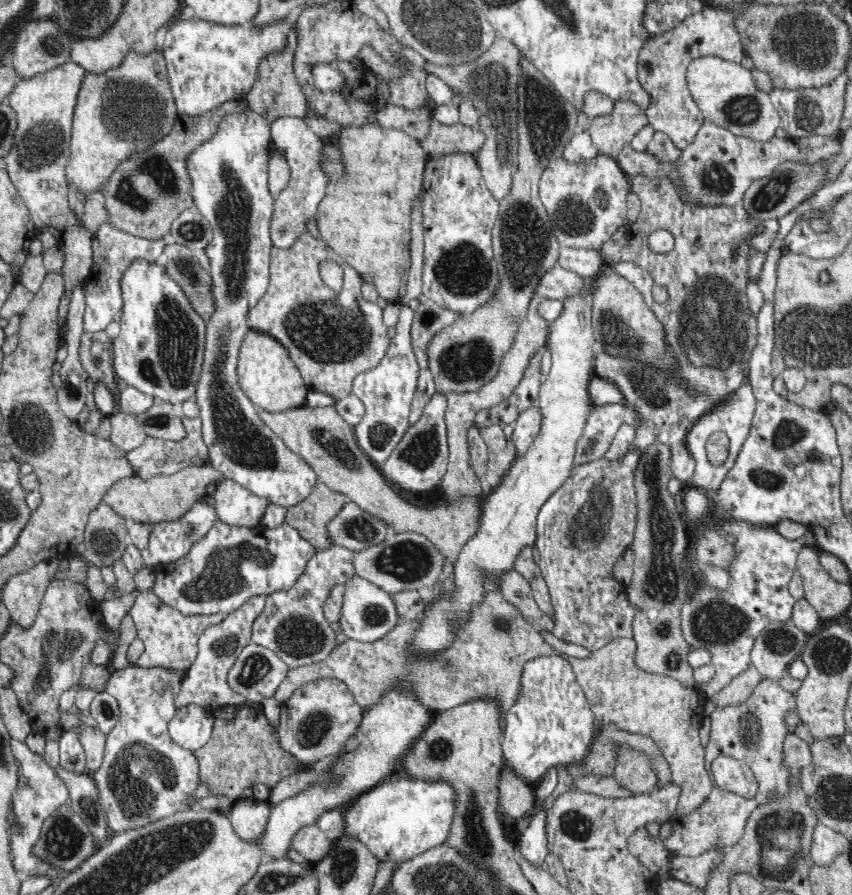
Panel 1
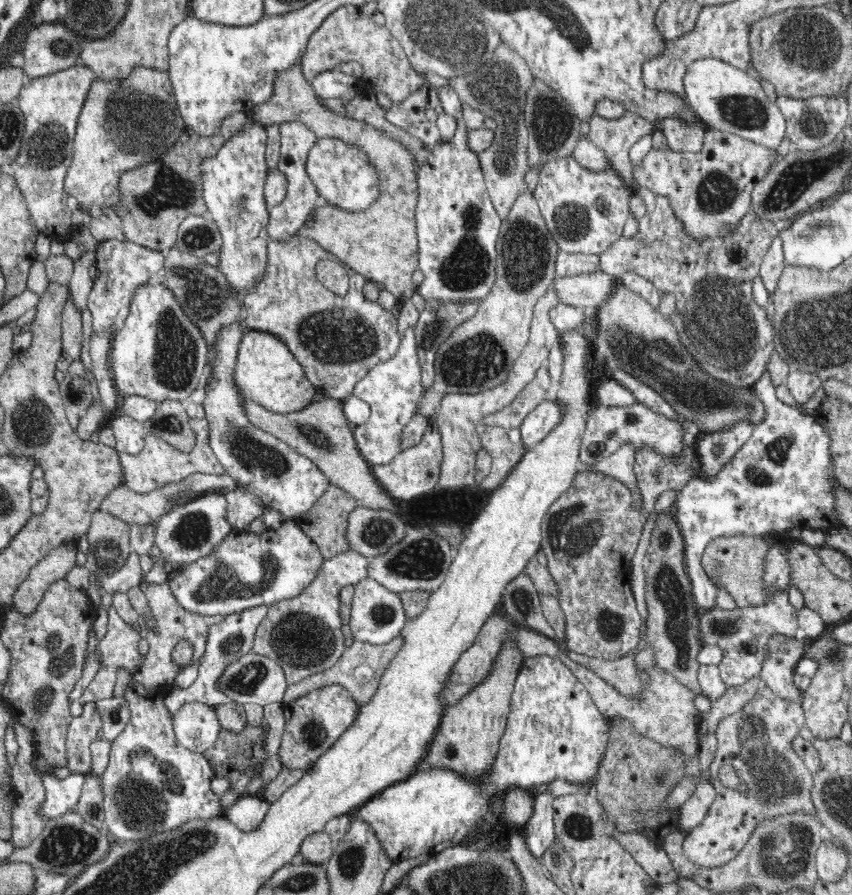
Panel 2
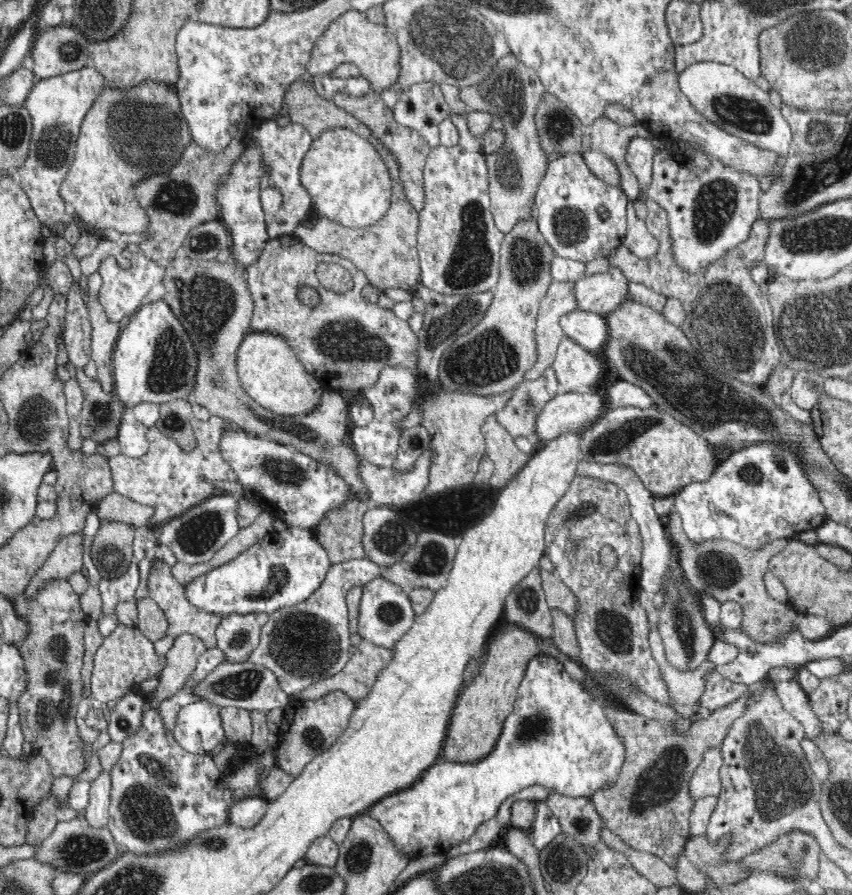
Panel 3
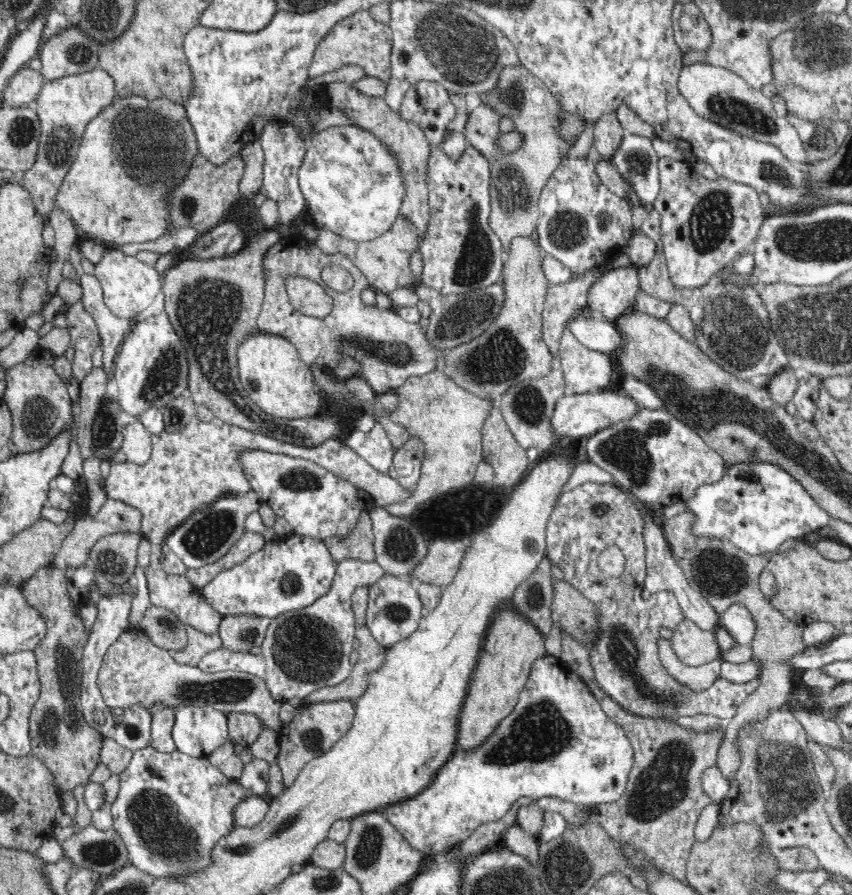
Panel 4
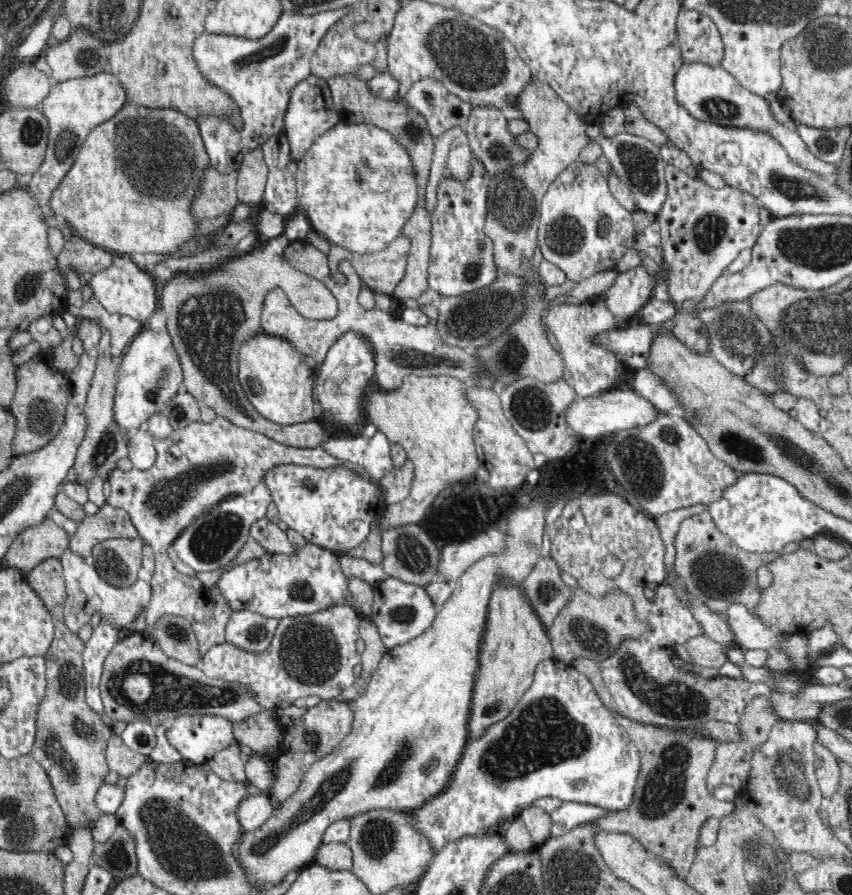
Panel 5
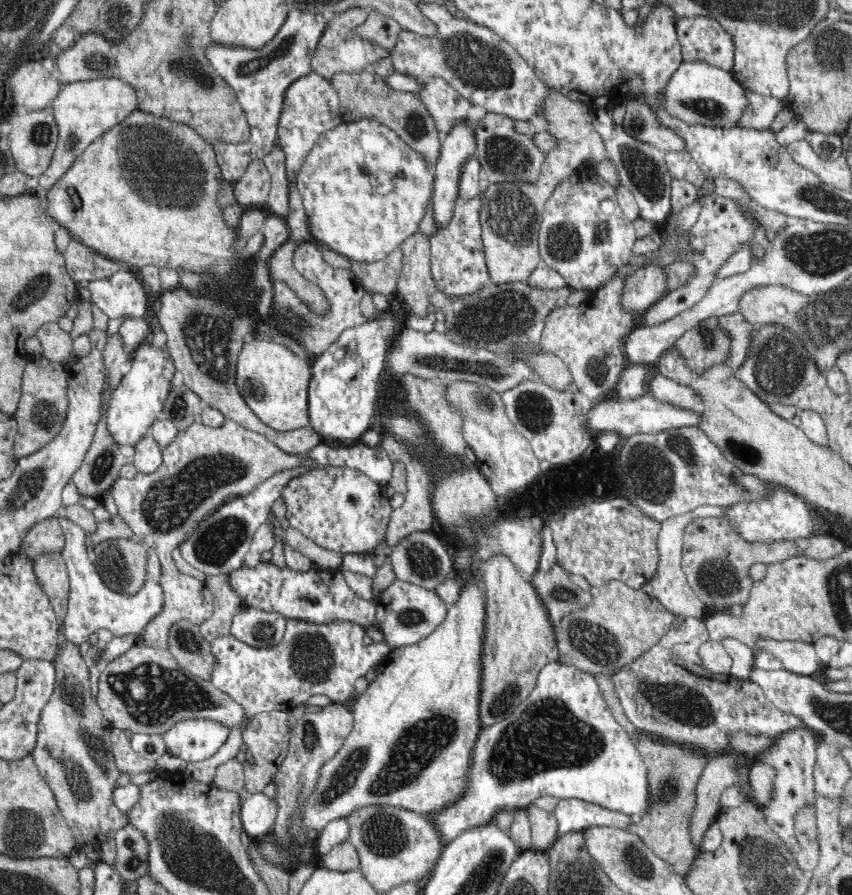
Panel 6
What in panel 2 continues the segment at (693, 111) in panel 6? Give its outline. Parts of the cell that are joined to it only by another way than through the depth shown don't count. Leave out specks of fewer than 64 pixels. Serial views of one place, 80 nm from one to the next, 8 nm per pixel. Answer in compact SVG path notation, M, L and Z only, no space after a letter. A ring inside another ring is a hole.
M702 58L688 65L684 75L687 101L706 125L776 150L786 136L786 119L747 71L716 58Z

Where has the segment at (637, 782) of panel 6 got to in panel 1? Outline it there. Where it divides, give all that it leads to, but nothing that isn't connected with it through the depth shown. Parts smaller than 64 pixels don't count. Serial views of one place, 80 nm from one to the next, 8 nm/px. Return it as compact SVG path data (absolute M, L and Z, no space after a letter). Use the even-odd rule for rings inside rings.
M565 656L538 657L527 662L522 669L521 691L512 705L504 714L501 749L503 750L503 766L511 768L525 783L537 785L550 768L558 766L578 766L586 754L590 752L592 740L599 728L594 723L594 713L590 703L584 697L584 691L572 670L570 659ZM400 777L381 782L341 809L344 832L340 838L356 837L380 861L402 863L424 851L445 845L444 842L450 836L454 810L454 787L446 781Z

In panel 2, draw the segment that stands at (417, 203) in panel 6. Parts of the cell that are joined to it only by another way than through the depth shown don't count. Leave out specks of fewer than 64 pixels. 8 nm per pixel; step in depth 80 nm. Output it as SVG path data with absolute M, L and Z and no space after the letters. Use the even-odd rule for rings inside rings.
M318 136L318 140L315 145L310 149L307 161L306 161L306 174L308 174L309 180L312 181L313 186L316 187L319 194L320 203L333 204L345 212L358 212L358 210L364 210L366 206L370 206L378 194L380 194L380 179L377 174L377 169L370 163L368 155L362 153L356 145L348 145L346 141L334 136Z

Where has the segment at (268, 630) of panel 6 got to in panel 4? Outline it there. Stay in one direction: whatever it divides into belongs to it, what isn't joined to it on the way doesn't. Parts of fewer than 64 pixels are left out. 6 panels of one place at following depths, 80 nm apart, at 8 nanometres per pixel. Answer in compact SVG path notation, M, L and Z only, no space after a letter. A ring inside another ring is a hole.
M237 613L222 618L218 635L232 652L253 653L262 648L272 619L256 614Z

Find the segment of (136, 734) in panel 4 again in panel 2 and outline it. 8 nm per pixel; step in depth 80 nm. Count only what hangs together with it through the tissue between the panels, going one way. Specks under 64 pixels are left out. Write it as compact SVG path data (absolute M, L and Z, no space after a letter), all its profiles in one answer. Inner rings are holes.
M104 698L98 701L98 710L102 716L103 736L109 741L114 740L118 734L122 734L126 722L130 722L130 707L126 705L124 698Z

